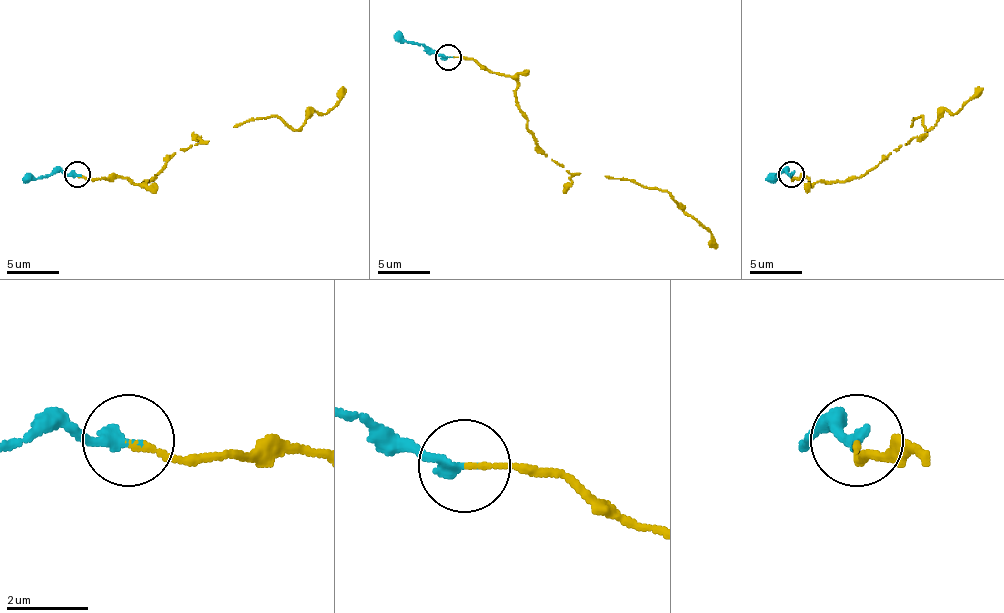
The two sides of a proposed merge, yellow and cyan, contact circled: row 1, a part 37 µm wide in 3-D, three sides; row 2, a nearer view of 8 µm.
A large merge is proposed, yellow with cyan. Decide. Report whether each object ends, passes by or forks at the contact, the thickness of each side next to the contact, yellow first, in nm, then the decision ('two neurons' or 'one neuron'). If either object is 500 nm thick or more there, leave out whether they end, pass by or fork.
yellow ends there; cyan ends there; 140 nm thick on the yellow side, 260 nm on the other; one neuron

